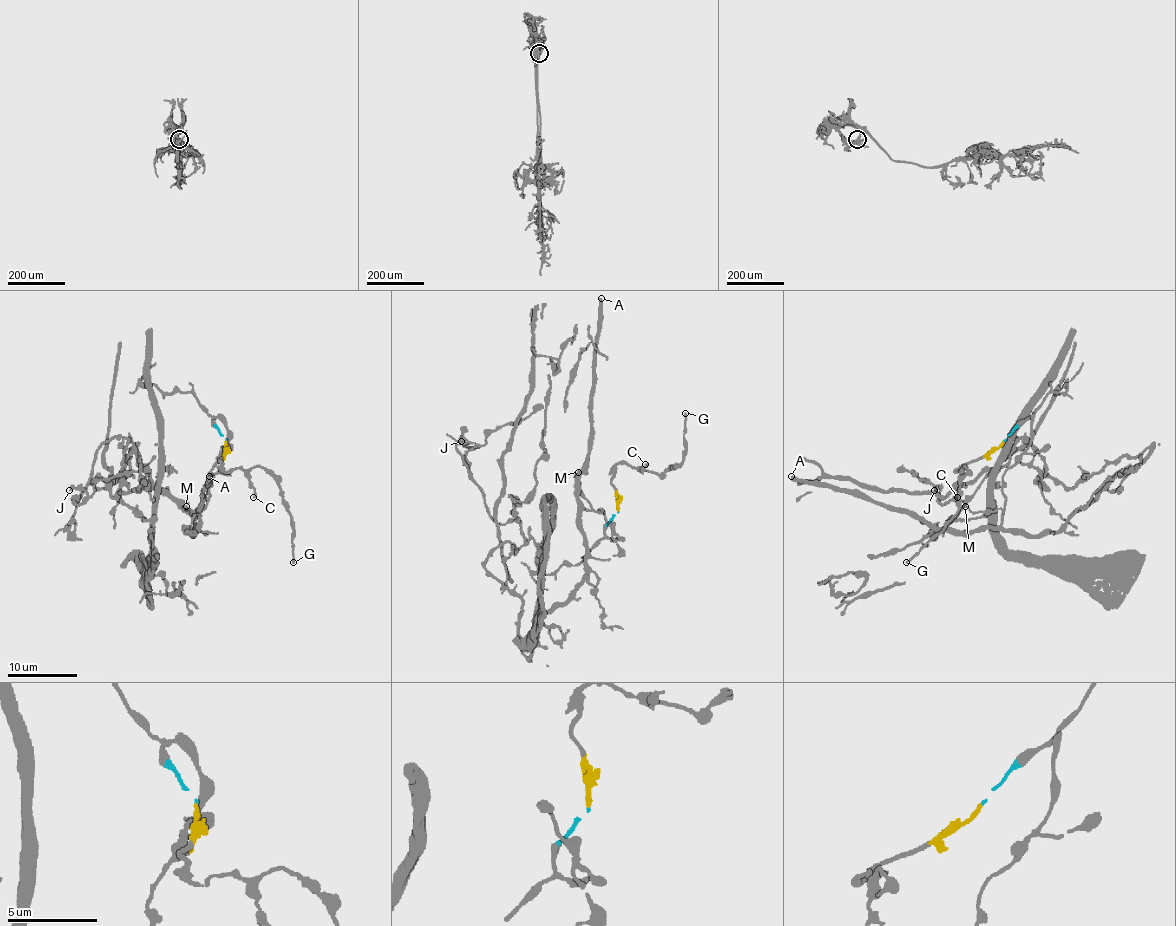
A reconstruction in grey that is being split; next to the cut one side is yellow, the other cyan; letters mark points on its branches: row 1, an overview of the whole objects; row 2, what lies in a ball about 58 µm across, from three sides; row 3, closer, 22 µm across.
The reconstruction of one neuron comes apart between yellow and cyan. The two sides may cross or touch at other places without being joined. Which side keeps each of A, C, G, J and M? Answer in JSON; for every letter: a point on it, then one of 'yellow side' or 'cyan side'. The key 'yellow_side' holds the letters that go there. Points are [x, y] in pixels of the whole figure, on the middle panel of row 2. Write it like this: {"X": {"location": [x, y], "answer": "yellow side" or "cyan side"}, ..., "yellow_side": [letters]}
{"A": {"location": [601, 298], "answer": "cyan side"}, "C": {"location": [645, 464], "answer": "yellow side"}, "G": {"location": [685, 413], "answer": "yellow side"}, "J": {"location": [461, 441], "answer": "cyan side"}, "M": {"location": [578, 472], "answer": "cyan side"}, "yellow_side": ["C", "G"]}

